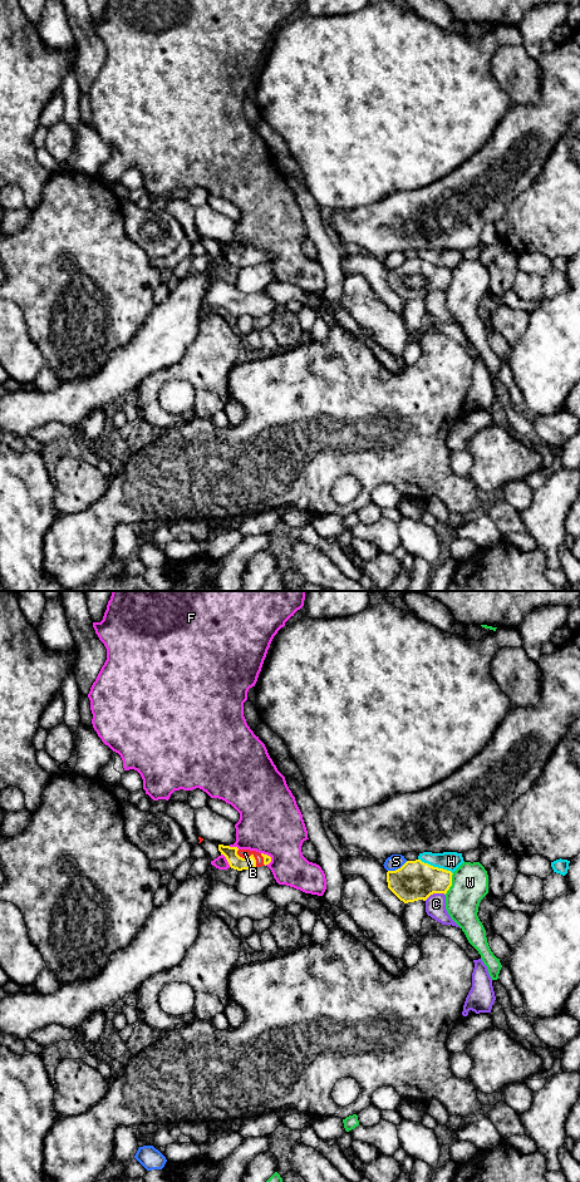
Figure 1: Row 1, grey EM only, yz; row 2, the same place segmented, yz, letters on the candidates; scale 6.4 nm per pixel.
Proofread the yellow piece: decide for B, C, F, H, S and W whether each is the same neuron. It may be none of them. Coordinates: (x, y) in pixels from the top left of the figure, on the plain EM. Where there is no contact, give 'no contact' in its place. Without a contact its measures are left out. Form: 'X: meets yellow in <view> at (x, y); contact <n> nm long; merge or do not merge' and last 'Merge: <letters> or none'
B: meets yellow in yz at (249, 255); contact 170 nm long; merge
C: meets yellow in yz at (434, 290); contact 140 nm long; do not merge
F: meets yellow in yz at (226, 256); contact 110 nm long; do not merge
H: meets yellow in yz at (436, 265); contact 240 nm long; do not merge
S: meets yellow in yz at (398, 266); contact 140 nm long; do not merge
W: meets yellow in yz at (451, 282); contact 160 nm long; do not merge
Merge: B

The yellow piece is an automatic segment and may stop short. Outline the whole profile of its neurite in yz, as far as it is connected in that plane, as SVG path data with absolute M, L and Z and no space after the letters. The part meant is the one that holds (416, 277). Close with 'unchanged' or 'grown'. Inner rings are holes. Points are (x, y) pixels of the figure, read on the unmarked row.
M421 257L407 258L400 266L387 270L388 286L404 301L426 299L433 291L447 291L452 270Z; unchanged

